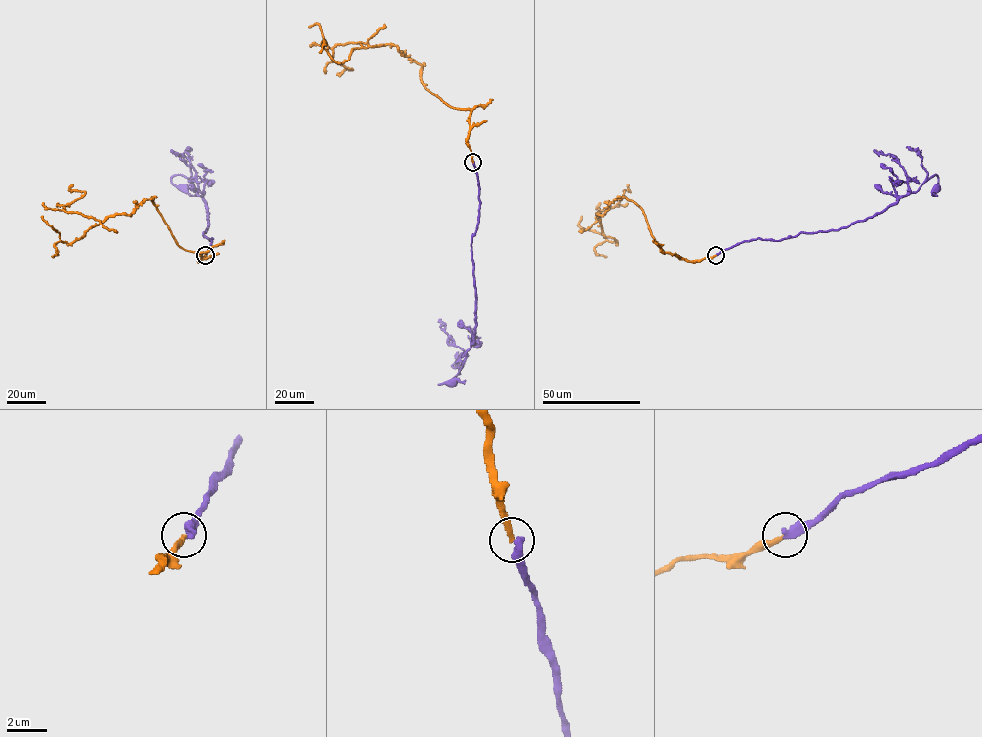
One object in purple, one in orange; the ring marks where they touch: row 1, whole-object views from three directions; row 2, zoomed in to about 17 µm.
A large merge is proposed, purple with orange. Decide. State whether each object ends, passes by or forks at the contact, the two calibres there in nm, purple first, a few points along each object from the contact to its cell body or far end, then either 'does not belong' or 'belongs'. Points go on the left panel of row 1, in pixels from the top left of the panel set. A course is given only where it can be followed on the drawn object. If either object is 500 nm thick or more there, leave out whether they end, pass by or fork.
purple ends there; orange ends there; 440 nm thick on the purple side, 240 nm on the other; purple runs (205, 255), (212, 238), (204, 236), (206, 203), (187, 178), (173, 176), (171, 182), (183, 188); orange runs (205, 255), (199, 262), (202, 252), (177, 244), (152, 197), (130, 215), (109, 216), (68, 243), (42, 216); does not belong

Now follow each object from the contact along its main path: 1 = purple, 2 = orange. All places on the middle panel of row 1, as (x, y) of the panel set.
1: (473, 162), (479, 205), (471, 248), (475, 334), (463, 367), (452, 379), (438, 384), (451, 383)
2: (472, 162), (470, 110), (427, 89), (420, 64), (392, 44), (354, 48), (336, 62), (320, 26), (309, 27)

